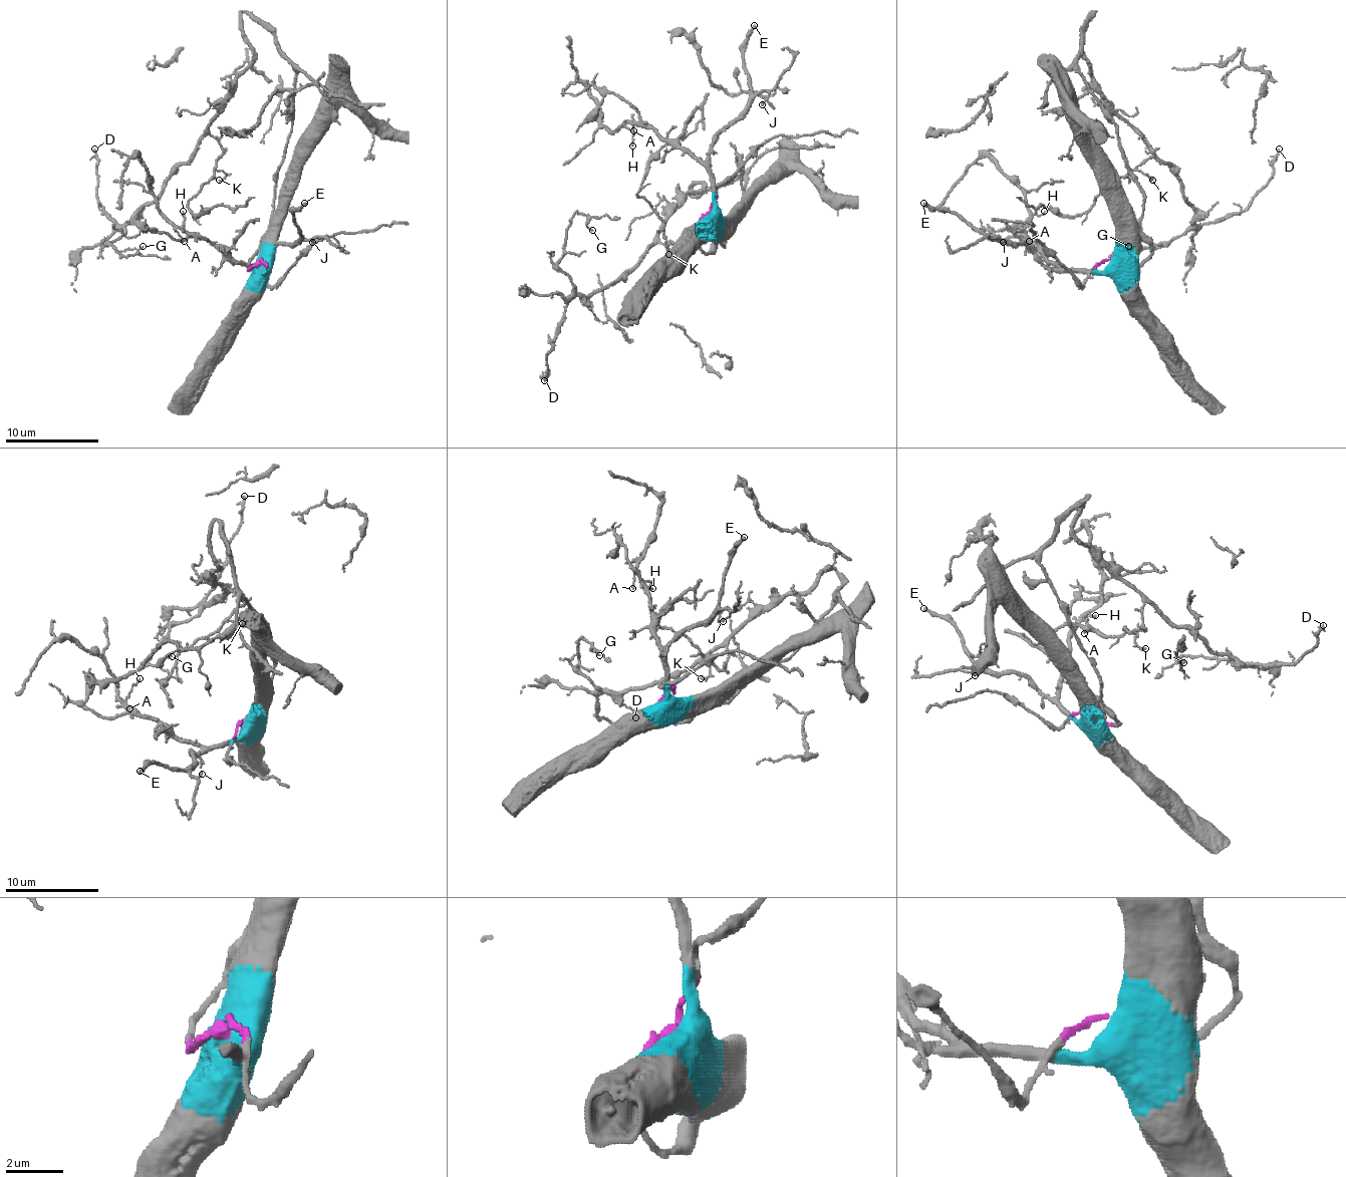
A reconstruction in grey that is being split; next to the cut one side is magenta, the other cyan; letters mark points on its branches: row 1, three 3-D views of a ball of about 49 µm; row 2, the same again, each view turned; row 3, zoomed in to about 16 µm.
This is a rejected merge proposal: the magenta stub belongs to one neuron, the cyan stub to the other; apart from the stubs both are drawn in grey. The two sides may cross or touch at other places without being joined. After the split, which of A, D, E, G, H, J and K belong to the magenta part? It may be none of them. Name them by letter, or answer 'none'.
D, G, K

